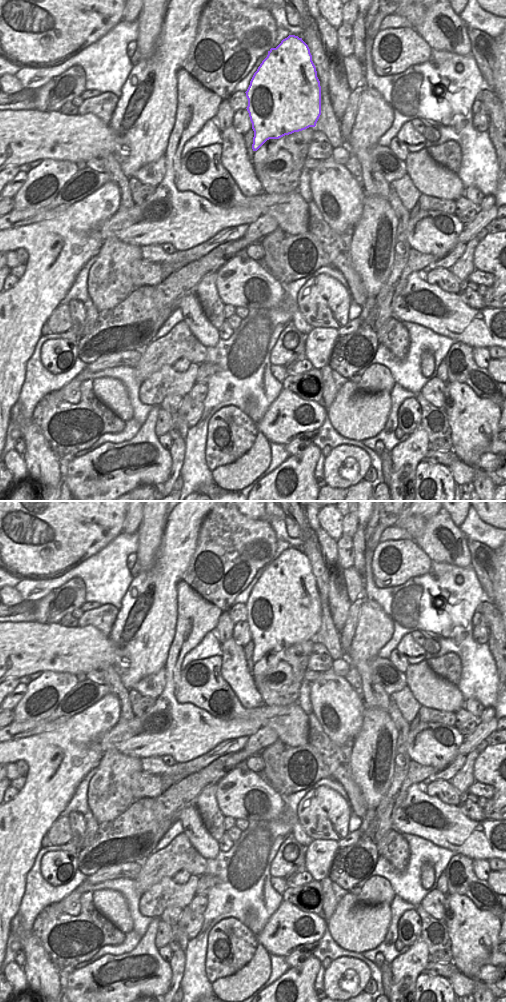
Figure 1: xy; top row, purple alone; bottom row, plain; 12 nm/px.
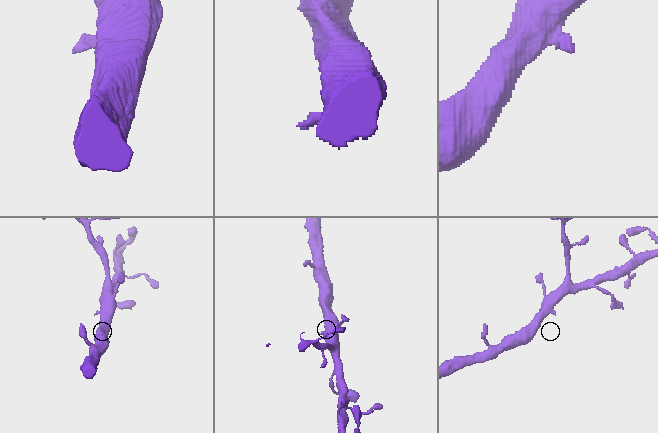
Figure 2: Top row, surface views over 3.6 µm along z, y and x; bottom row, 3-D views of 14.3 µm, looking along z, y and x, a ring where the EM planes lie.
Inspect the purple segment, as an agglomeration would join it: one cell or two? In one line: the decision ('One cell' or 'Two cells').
One cell

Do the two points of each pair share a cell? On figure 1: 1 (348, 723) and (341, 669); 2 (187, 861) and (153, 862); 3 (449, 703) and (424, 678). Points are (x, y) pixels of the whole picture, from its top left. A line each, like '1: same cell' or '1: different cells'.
1: different cells
2: same cell
3: same cell

